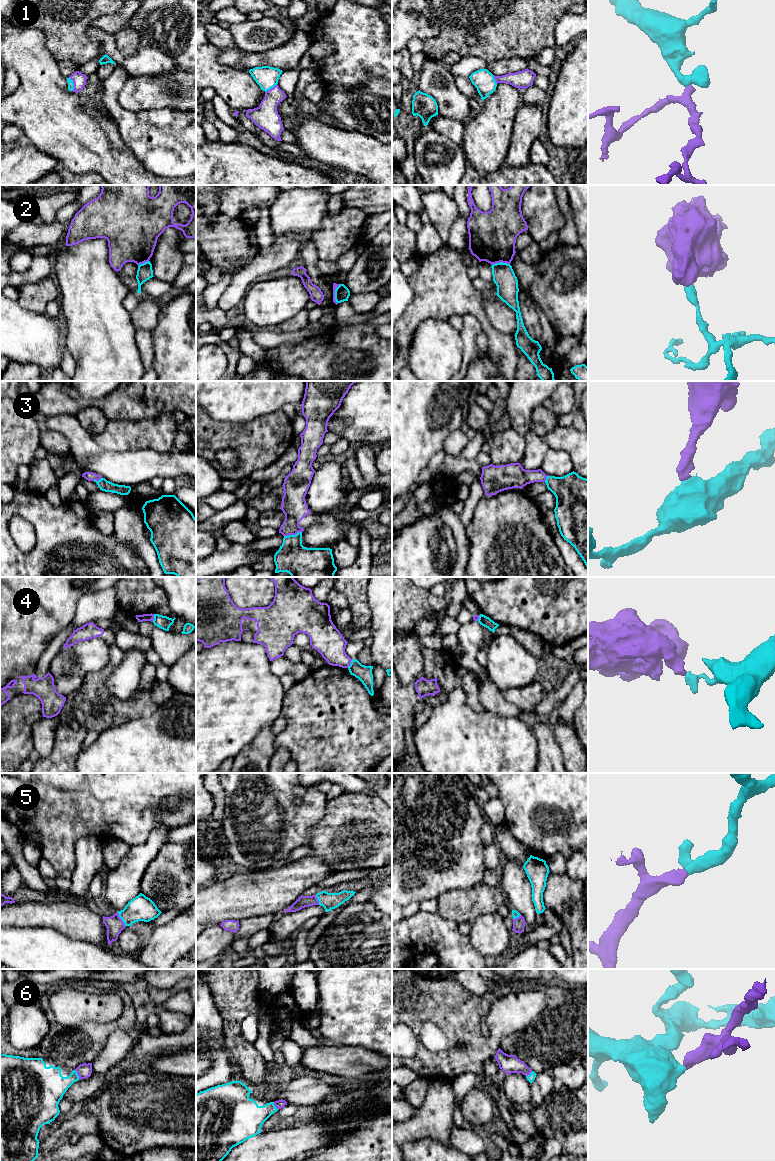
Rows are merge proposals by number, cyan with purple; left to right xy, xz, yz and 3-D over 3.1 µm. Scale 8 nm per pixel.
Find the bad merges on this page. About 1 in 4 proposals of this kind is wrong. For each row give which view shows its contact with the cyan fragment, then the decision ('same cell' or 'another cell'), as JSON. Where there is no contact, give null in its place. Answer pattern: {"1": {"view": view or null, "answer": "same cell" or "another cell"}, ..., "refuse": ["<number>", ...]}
{"1": {"view": "xy", "answer": "same cell"}, "2": {"view": "xz", "answer": "another cell"}, "3": {"view": "xz", "answer": "same cell"}, "4": {"view": "xy", "answer": "another cell"}, "5": {"view": "xy", "answer": "same cell"}, "6": {"view": "xy", "answer": "same cell"}, "refuse": ["2", "4"]}

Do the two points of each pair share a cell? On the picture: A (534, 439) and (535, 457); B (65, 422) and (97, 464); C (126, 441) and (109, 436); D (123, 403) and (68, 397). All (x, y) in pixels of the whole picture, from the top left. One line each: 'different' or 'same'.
A: same
B: different
C: same
D: same

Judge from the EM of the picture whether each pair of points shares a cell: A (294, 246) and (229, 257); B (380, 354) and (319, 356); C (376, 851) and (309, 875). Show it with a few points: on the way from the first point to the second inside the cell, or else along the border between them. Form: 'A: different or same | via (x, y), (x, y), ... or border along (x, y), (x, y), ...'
A: different | border along (258, 250), (255, 256), (243, 267)
B: same | via (365, 348), (358, 349), (353, 354), (334, 355)
C: different | border along (309, 855), (319, 857), (335, 872)

